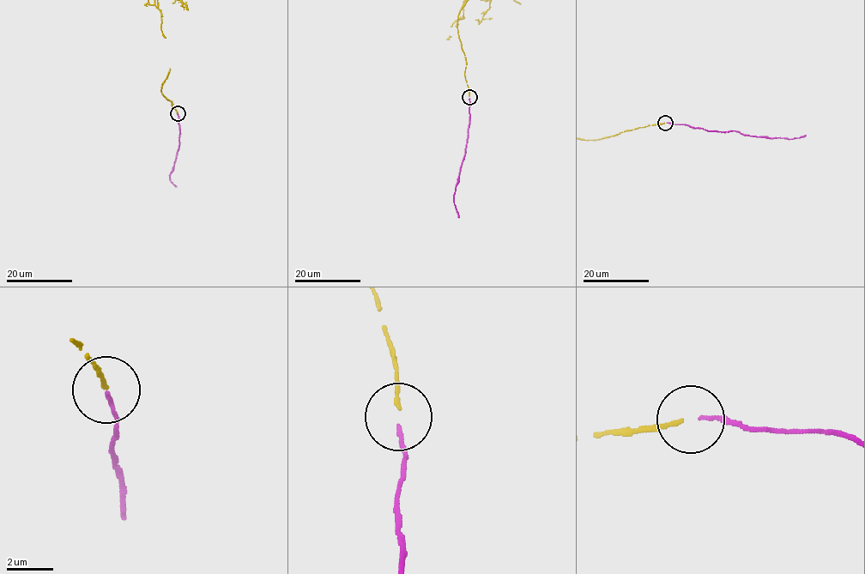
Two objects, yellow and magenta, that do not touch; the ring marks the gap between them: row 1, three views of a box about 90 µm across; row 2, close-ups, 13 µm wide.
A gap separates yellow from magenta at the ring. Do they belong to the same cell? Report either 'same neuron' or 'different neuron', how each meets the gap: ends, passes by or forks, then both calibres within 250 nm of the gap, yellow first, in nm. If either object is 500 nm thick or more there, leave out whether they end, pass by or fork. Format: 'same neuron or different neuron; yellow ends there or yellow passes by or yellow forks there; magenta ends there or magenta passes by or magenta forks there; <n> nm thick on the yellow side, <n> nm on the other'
same neuron; yellow ends there; magenta ends there; 150 nm thick on the yellow side, 150 nm on the other

